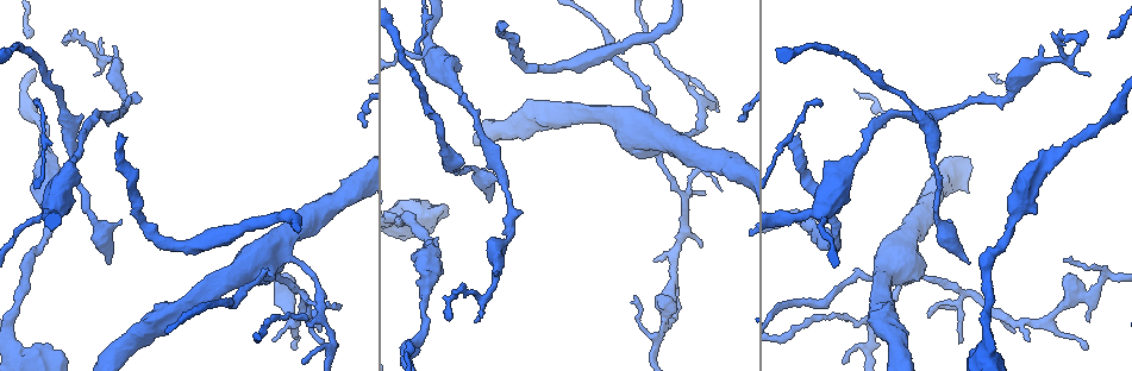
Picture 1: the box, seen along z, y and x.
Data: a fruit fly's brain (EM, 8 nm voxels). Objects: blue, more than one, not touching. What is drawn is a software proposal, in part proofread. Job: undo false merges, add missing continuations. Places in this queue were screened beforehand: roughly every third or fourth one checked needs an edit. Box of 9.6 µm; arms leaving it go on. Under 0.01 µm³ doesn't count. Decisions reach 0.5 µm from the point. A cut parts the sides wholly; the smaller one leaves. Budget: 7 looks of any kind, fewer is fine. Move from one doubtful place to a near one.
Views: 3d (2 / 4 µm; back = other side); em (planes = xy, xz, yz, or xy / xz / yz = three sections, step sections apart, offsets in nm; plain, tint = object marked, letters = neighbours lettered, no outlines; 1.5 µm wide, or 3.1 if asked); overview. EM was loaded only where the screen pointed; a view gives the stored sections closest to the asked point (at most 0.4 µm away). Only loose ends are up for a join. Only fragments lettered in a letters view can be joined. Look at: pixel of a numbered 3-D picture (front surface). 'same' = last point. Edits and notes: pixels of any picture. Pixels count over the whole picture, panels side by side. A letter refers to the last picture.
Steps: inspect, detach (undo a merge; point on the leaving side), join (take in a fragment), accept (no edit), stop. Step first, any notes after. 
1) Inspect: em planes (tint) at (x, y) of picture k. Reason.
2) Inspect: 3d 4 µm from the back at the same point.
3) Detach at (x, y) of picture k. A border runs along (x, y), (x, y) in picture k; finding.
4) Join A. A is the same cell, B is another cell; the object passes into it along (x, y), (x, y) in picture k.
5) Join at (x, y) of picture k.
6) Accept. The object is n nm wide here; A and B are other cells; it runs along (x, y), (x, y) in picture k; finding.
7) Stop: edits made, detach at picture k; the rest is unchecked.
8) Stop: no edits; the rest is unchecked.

Inspect: 3d 4 µm from the back at (122, 134) of picture 1. Free end.

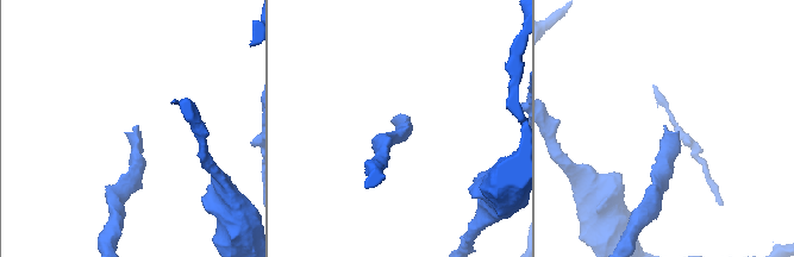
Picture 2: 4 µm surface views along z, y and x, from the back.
Inspect: em planes (letters) at (138, 126) of picture 2.

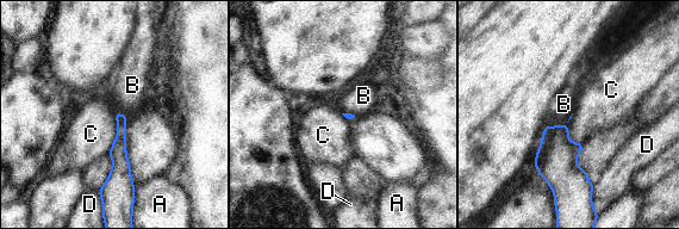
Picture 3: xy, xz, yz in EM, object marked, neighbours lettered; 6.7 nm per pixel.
Join B. B is the same cell, A, C and D are other cells; the neuron continues.

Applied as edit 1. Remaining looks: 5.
Inspect: overview. Redraw.

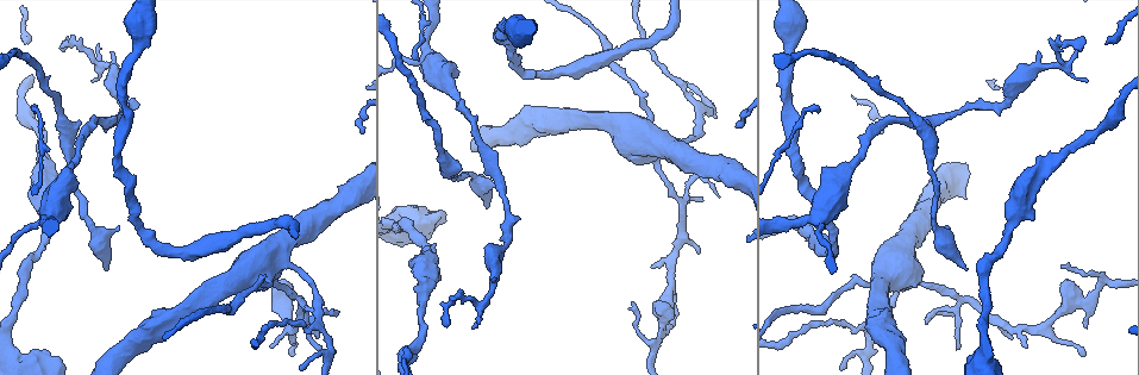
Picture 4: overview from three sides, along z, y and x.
Inspect: em planes (letters) at (650, 267) of picture 4. Free end.

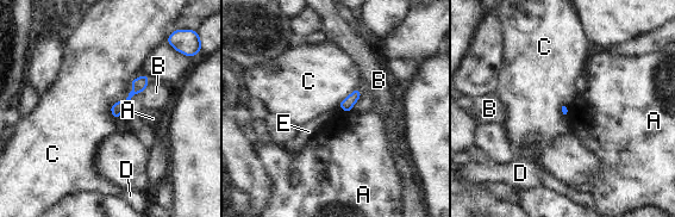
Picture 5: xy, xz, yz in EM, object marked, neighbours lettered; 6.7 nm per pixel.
Accept. The longest contact is with C, 200 nm; A, B, C, D and E are other cells; a border runs along (129, 93), (111, 106), (113, 118) in picture 5; no lettered fragment goes on from it.

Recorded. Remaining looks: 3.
Inspect: em planes (letters) at (654, 343) of picture 4. Sharp bend.

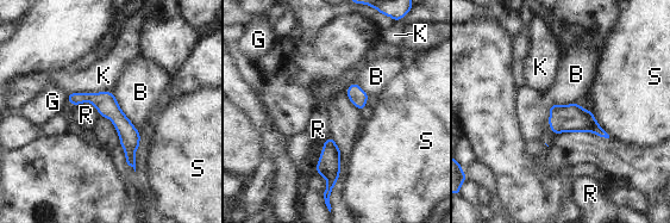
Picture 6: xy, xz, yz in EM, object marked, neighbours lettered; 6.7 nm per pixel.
Accept. The longest contact is with B, 320 nm; B, G, K, R and S are other cells; continuous, no second neuron.

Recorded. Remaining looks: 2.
Stop: edits made, join at picture 3; the rest is unchecked.

